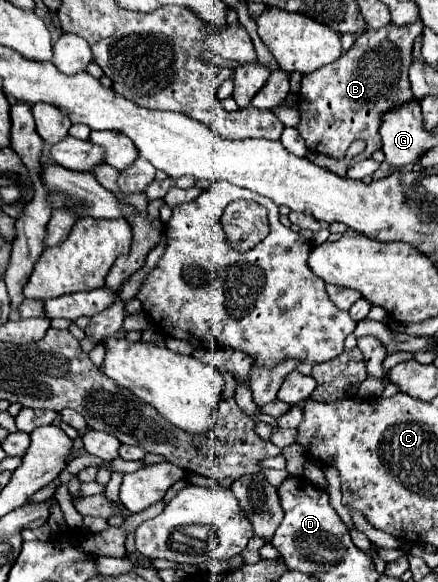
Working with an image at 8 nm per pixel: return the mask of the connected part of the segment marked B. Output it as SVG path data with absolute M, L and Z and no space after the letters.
M422 21L412 25L386 25L378 31L364 31L356 37L356 43L350 51L346 51L338 61L324 65L322 69L302 75L300 93L298 93L298 133L304 139L310 151L344 159L346 149L356 141L366 141L366 151L356 155L350 165L356 165L362 159L372 157L376 149L380 149L380 123L382 113L394 109L394 105L404 105L406 101L414 101L414 93L408 81L408 67L412 63L412 45L414 39L422 33Z

